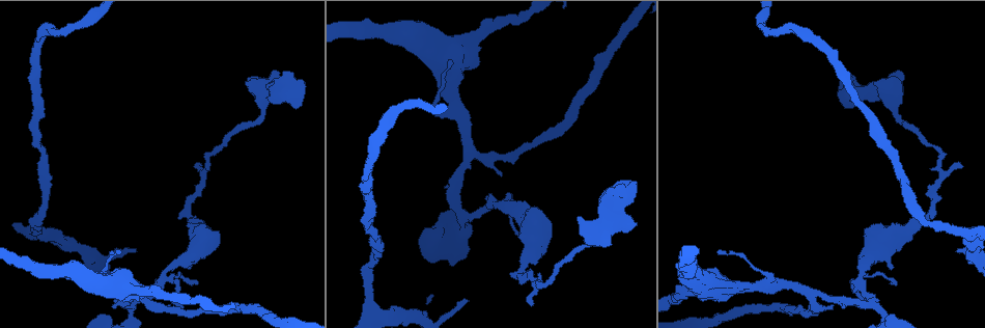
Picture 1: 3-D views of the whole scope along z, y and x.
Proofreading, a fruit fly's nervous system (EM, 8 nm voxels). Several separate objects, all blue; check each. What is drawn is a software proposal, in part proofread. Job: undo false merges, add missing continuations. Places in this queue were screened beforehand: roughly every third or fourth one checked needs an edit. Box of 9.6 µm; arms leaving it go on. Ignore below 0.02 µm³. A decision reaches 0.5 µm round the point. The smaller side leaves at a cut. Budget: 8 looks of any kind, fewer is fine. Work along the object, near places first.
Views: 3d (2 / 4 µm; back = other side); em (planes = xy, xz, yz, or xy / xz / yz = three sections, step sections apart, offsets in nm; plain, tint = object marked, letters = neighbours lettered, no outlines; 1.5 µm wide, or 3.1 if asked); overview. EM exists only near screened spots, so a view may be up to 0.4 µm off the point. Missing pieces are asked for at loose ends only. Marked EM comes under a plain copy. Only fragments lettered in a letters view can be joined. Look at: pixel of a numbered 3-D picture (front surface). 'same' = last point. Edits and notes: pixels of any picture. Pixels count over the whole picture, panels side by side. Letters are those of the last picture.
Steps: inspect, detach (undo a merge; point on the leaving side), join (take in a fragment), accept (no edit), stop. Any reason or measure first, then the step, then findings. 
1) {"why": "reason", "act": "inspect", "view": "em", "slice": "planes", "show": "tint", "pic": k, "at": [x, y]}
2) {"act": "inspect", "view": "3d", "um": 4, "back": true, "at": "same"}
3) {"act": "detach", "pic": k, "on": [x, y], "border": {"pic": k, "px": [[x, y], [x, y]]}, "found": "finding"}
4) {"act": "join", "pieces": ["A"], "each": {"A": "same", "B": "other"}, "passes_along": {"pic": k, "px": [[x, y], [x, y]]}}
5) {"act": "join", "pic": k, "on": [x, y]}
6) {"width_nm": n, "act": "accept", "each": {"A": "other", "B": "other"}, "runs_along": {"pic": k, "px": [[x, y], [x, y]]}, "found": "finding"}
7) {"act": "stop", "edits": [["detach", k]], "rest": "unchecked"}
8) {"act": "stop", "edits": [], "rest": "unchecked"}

{"why": "a fork", "act": "inspect", "view": "3d", "um": 4, "pic": 1, "at": [493, 205]}

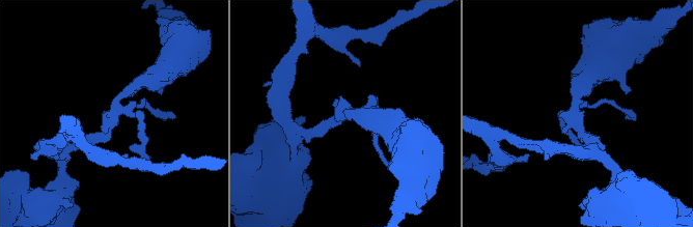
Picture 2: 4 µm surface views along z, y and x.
{"why": "shape alone is not enough", "act": "inspect", "view": "em", "slice": "xz", "step": 4, "show": "letters", "pic": 2, "at": [114, 110]}

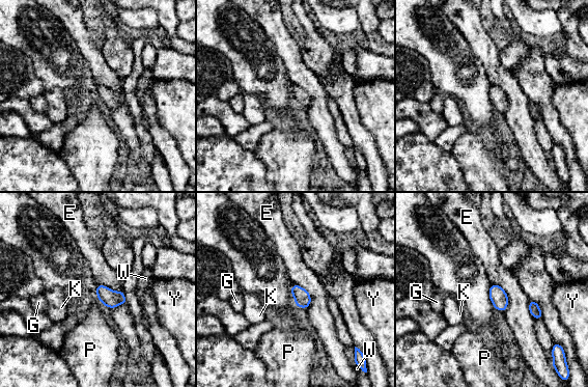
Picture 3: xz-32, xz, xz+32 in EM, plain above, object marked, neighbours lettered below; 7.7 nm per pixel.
{"width_nm": 110, "act": "accept", "each": {"E": "other", "G": "other", "K": "other", "P": "other", "W": "other", "Y": "other"}, "found": "one neuron here"}

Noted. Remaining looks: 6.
{"why": "abrupt turn", "act": "inspect", "view": "3d", "um": 4, "pic": 1, "at": [932, 211]}

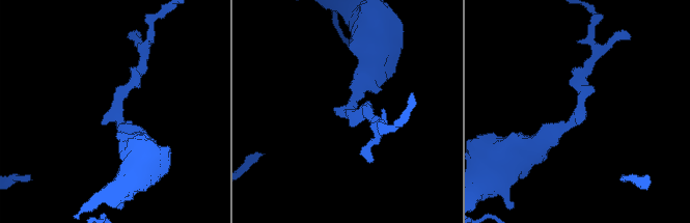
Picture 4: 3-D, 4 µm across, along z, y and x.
{"arm_widths_nm": [170, 360], "act": "inspect", "view": "em", "slice": "yz", "step": 8, "show": "tint", "pic": 4, "at": [113, 113]}

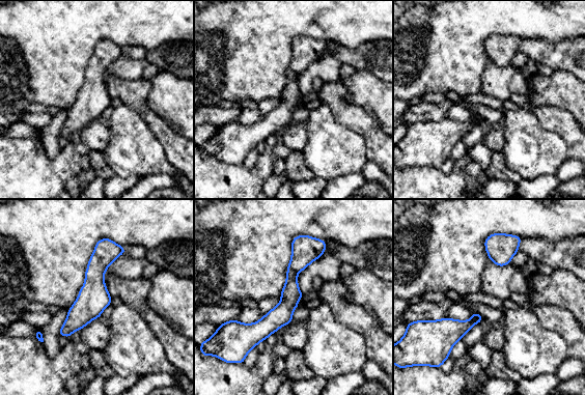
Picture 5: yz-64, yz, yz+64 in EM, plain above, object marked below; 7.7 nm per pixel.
{"act": "inspect", "view": "em", "slice": "planes", "show": "letters", "at": "same"}

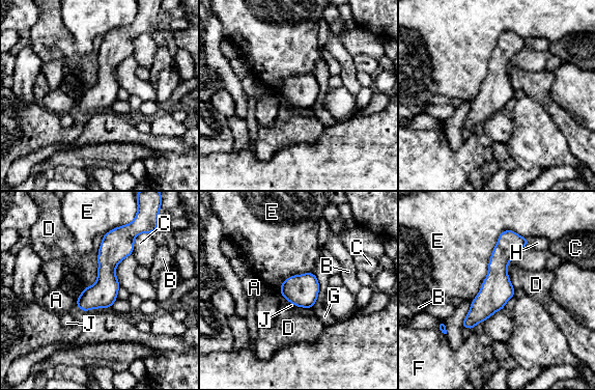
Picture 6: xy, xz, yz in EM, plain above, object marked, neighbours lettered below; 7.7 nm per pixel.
{"act": "accept", "each": {"A": "other", "B": "other", "C": "other", "D": "other", "E": "other", "F": "other", "G": "other", "H": "other", "J": "other"}, "found": "all the same neuron"}

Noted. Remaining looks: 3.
{"why": "thin end", "act": "inspect", "view": "em", "slice": "planes", "show": "letters", "pic": 1, "at": [959, 251]}

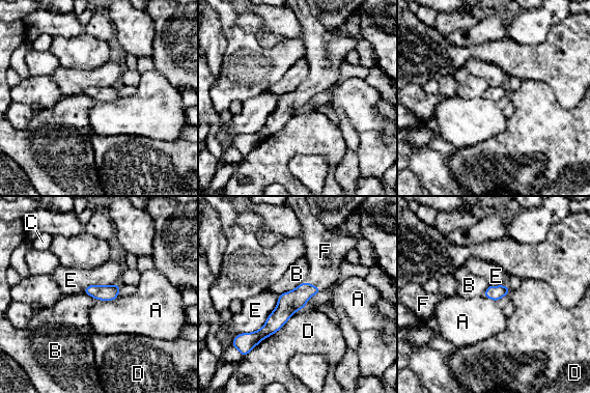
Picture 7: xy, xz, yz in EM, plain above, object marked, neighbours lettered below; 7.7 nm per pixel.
{"act": "join", "pieces": ["F"], "each": {"A": "other", "B": "other", "C": "other", "D": "other", "E": "other", "F": "same"}, "passes_along": {"pic": 7, "px": [[288, 303], [314, 286], [324, 256]]}, "found": "the neuron continues"}

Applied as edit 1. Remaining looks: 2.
{"act": "stop", "edits": [["join", 7]], "rest": "unchecked"}

